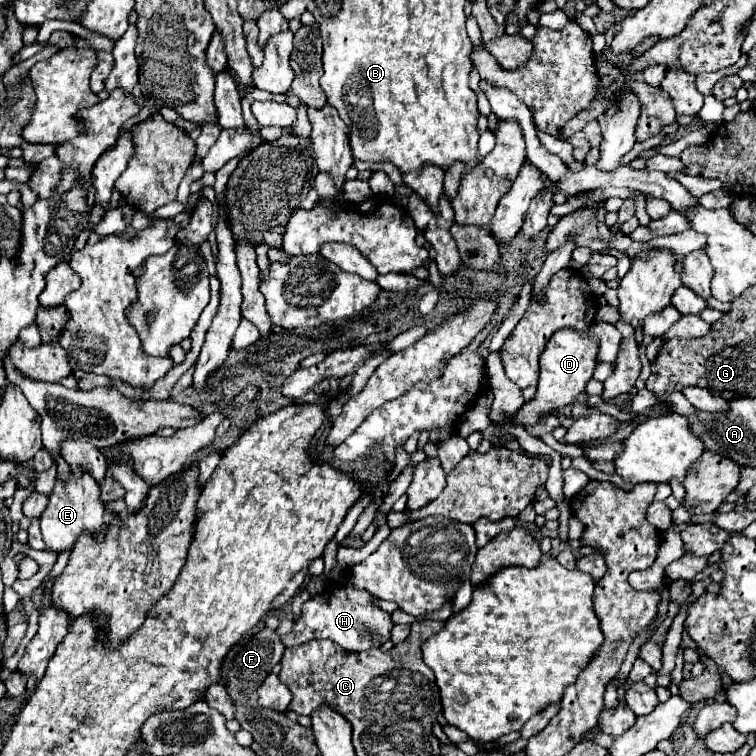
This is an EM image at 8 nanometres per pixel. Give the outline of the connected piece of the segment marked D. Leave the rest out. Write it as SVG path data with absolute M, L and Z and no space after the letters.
M574 327L558 329L550 337L550 341L546 343L546 349L540 355L540 383L536 389L536 397L534 401L522 405L516 421L536 423L536 419L548 415L550 409L570 405L584 391L588 379L592 377L596 367L596 355L598 355L598 345L588 337L588 331L578 331Z

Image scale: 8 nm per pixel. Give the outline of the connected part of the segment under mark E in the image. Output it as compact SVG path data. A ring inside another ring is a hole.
M84 471L82 477L71 476L65 481L56 477L56 485L54 485L52 493L48 495L48 505L46 505L46 509L42 513L42 521L40 521L42 539L44 539L46 547L50 547L56 553L62 549L72 549L74 541L78 539L78 535L82 531L98 531L106 525L104 515L88 515L88 511L98 511L98 513L105 511L104 503L100 500L99 487L90 473Z

